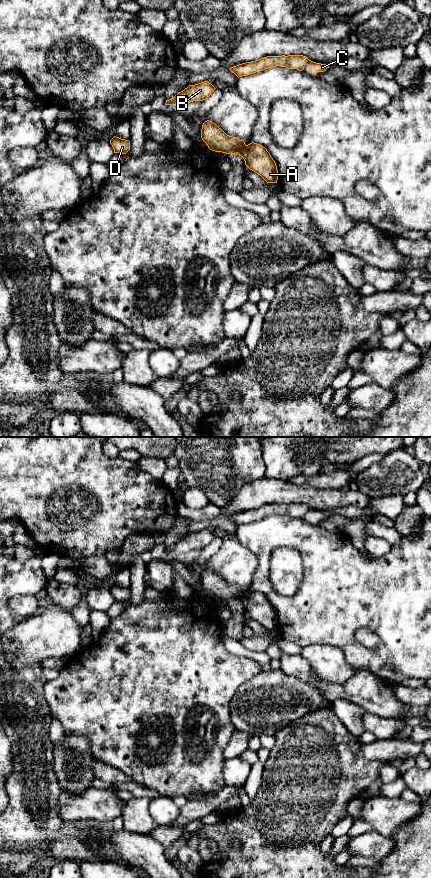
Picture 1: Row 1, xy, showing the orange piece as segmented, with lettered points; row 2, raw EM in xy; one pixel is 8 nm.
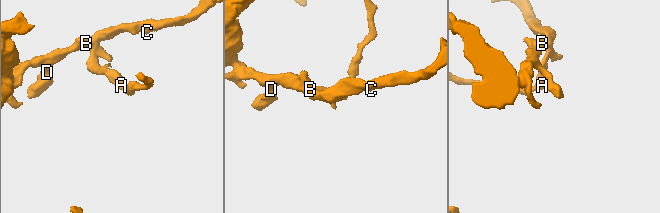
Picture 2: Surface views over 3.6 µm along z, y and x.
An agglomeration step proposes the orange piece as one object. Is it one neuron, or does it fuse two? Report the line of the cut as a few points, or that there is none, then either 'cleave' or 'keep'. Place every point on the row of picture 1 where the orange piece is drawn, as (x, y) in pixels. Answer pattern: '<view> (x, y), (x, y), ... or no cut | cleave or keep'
xy (246, 145), (238, 153) | cleave

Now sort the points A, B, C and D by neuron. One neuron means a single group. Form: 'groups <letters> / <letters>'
groups A / B C D

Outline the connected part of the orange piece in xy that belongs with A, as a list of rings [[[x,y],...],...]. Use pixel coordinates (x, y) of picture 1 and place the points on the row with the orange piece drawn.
[[[252,142],[238,154],[244,159],[245,165],[260,175],[267,183],[277,183],[277,166],[265,147]]]

